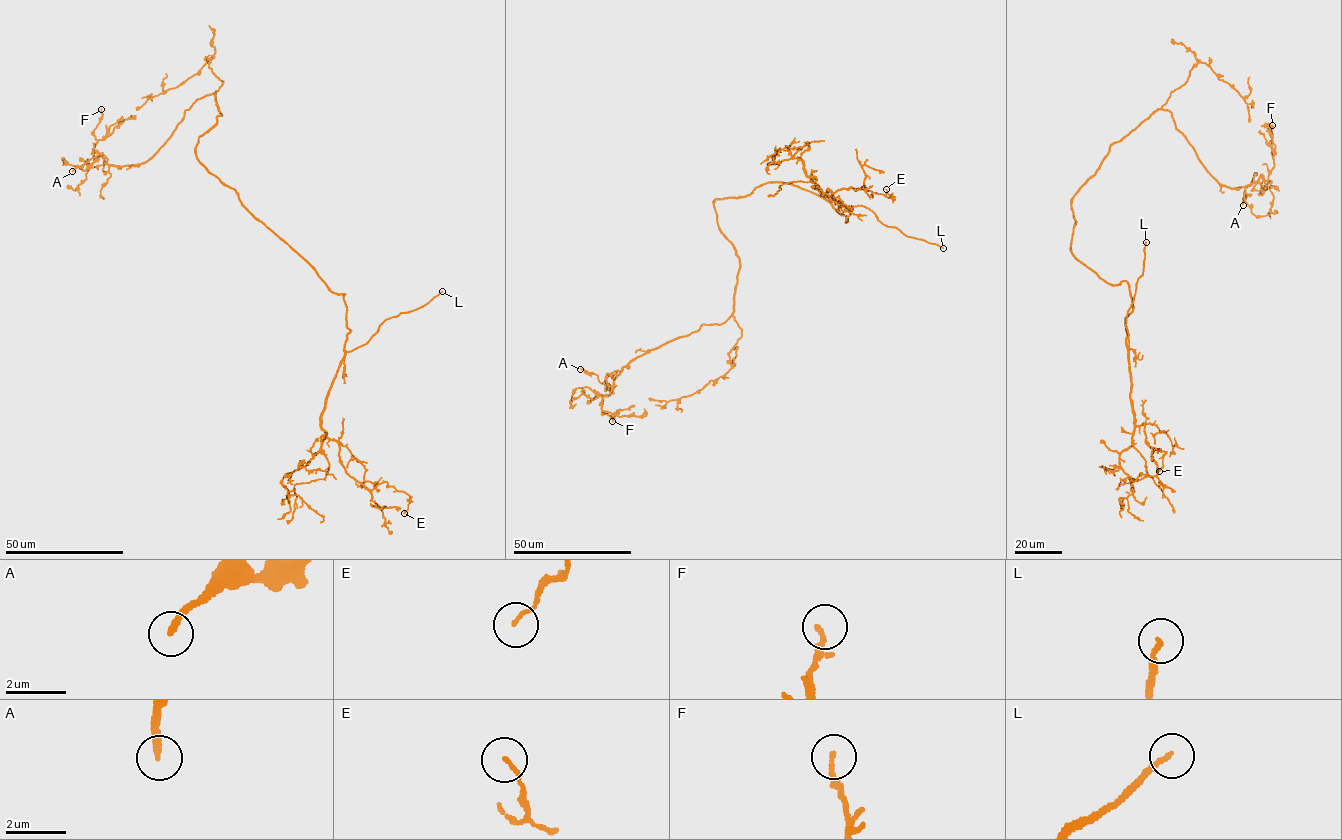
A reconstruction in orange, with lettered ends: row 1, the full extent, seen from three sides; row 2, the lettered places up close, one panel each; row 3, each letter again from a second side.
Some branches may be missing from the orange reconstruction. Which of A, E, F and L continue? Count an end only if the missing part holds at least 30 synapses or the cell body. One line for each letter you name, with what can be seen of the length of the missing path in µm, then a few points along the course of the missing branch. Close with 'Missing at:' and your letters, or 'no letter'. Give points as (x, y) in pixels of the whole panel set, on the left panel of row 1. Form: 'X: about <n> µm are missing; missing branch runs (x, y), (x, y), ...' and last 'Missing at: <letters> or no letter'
L: about 150 µm are missing
Missing at: L

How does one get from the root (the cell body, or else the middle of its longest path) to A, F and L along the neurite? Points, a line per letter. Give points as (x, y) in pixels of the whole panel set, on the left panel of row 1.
A: (239, 199), (196, 155), (221, 115), (213, 93), (146, 161), (110, 165), (99, 154), (72, 171)
F: (239, 199), (196, 155), (221, 115), (215, 94), (186, 110), (151, 157), (120, 167), (94, 160), (101, 109)
L: (239, 199), (332, 291), (345, 294), (347, 352), (363, 345), (386, 319), (422, 307), (442, 291)

